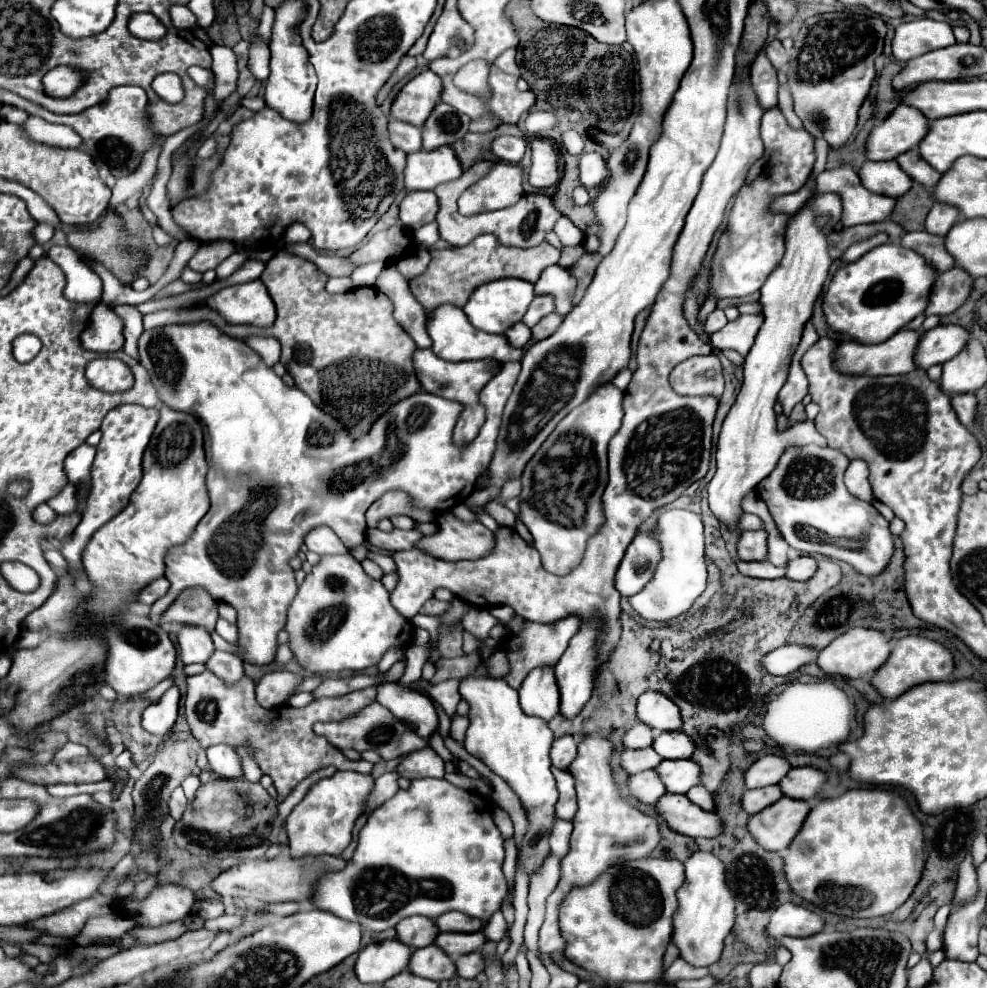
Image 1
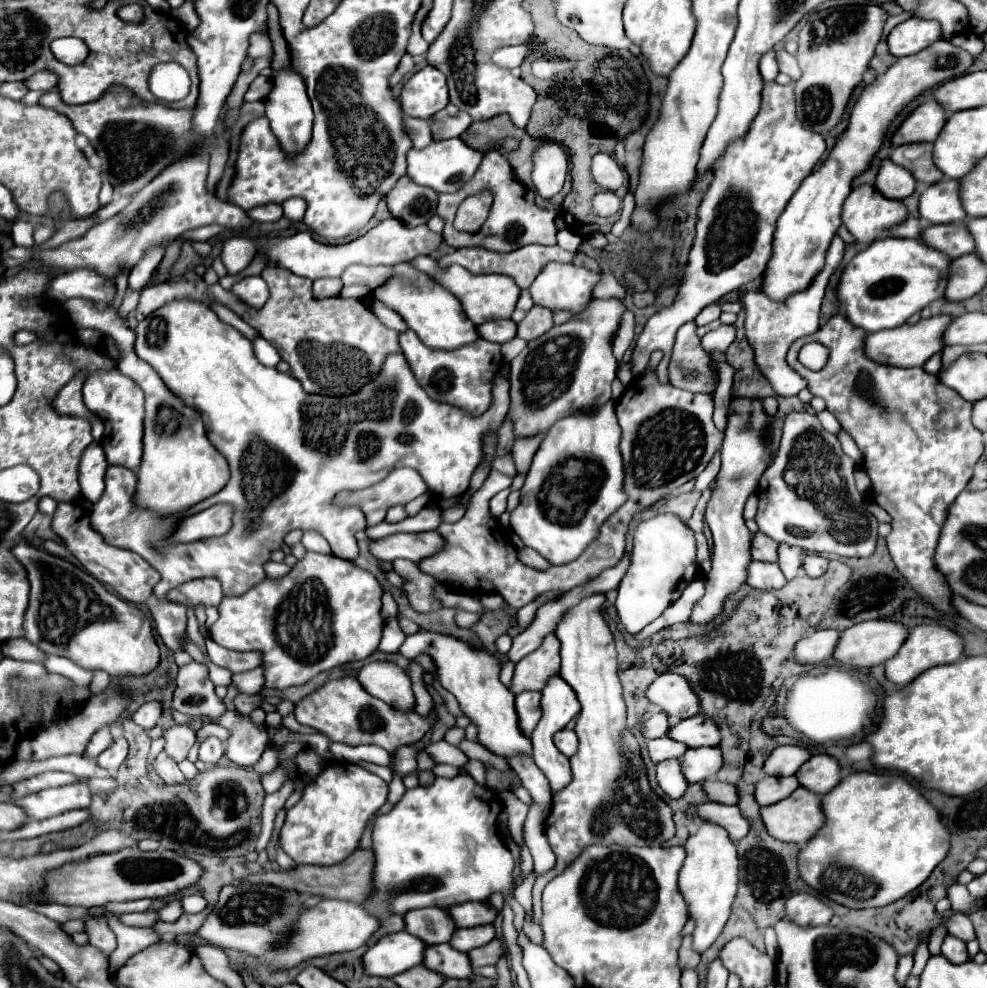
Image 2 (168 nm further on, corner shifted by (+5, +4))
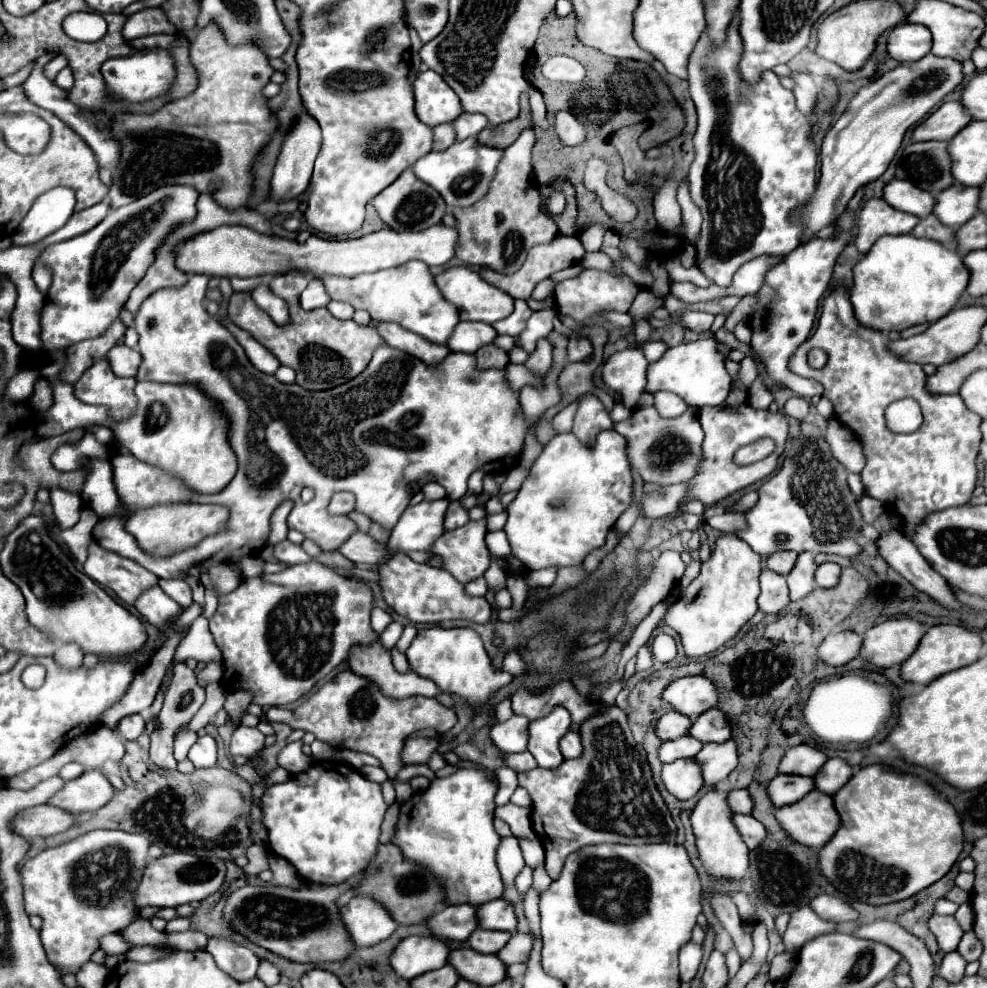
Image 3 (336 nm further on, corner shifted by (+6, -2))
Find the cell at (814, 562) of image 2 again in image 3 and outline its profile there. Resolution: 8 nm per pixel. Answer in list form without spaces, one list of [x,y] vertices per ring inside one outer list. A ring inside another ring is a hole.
[[[822,563],[816,571],[816,583],[818,587],[836,587],[840,581],[842,567],[836,563]]]

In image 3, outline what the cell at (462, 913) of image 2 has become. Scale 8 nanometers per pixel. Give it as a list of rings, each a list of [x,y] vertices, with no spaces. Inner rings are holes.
[[[494,899],[478,907],[478,921],[484,929],[500,929],[508,933],[516,933],[518,919],[514,913],[514,905],[506,899]]]

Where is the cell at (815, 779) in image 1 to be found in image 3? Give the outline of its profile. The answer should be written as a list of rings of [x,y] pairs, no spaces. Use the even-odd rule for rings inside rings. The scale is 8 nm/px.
[[[828,759],[826,765],[818,771],[816,779],[816,789],[834,795],[838,789],[842,789],[848,779],[852,777],[852,767],[844,759]]]

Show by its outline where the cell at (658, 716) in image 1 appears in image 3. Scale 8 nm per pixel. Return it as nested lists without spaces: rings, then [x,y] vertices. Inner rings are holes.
[[[682,677],[666,687],[664,701],[672,709],[696,719],[702,711],[716,707],[718,691],[716,685],[706,677]]]

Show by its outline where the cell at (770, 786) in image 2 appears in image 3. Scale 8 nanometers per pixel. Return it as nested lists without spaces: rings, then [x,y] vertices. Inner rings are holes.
[[[778,775],[768,785],[770,799],[776,807],[784,807],[784,805],[800,801],[812,789],[814,789],[814,779],[800,777],[800,775]]]

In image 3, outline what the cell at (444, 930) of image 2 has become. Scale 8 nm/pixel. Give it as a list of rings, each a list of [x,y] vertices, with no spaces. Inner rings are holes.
[[[448,905],[428,919],[428,927],[434,935],[452,941],[466,941],[472,931],[478,929],[476,905]]]

